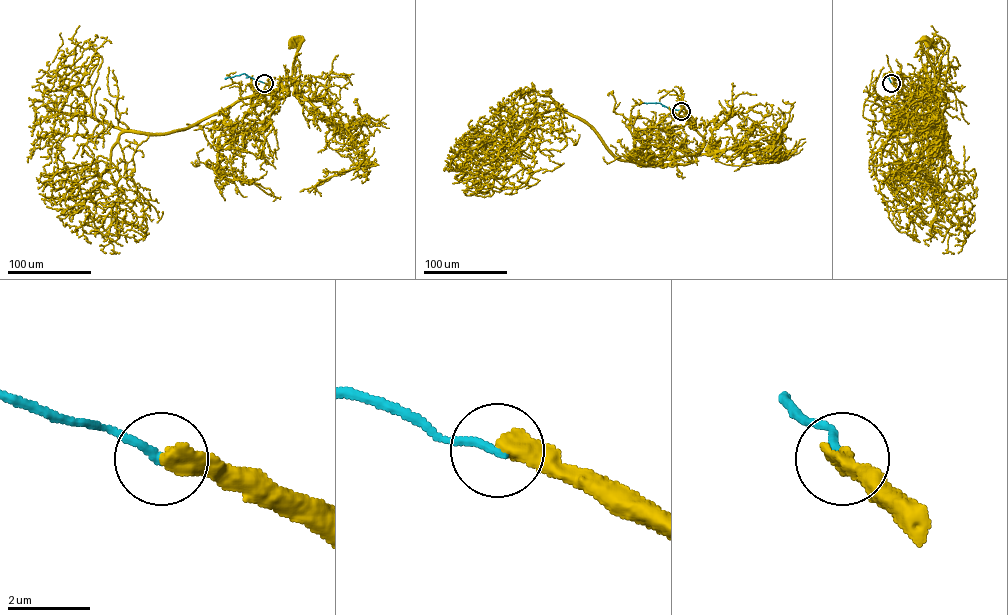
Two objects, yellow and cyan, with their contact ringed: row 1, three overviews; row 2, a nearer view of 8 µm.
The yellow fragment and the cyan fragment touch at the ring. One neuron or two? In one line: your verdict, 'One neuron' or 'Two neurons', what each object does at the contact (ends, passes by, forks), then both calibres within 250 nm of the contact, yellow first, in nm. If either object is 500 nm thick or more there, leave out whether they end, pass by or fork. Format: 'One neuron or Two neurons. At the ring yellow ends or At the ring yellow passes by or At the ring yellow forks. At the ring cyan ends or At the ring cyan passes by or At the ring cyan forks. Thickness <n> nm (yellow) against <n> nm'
Two neurons. At the ring yellow ends. At the ring cyan ends. Thickness 480 nm (yellow) against 240 nm

